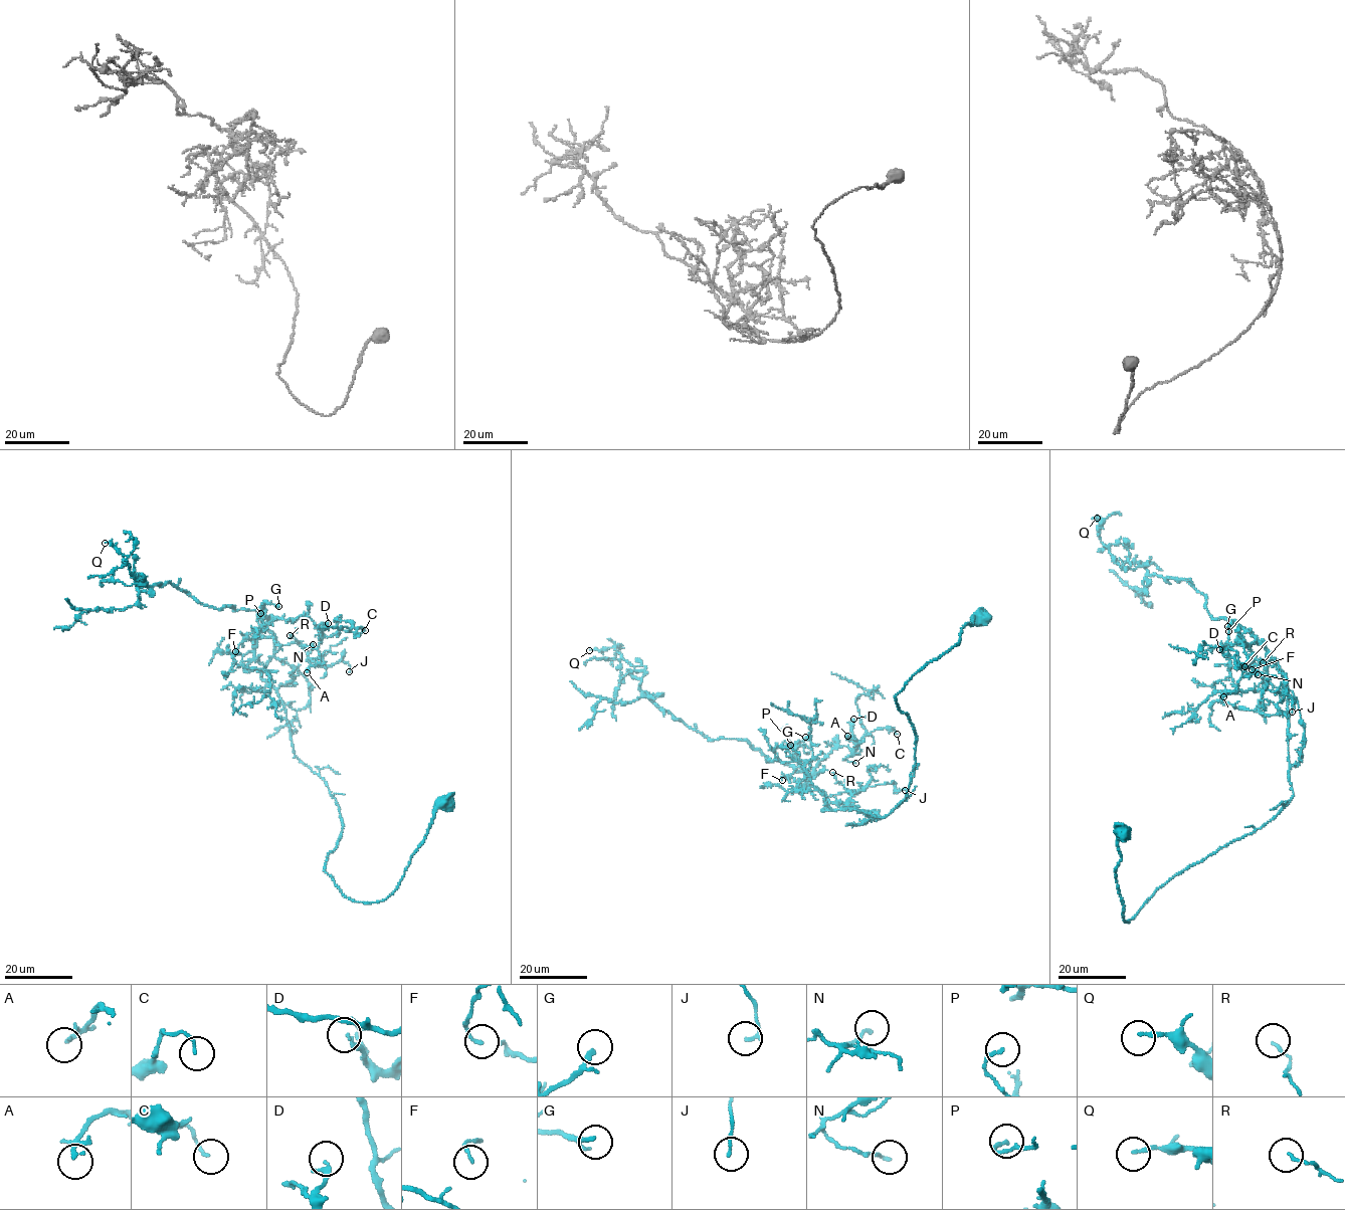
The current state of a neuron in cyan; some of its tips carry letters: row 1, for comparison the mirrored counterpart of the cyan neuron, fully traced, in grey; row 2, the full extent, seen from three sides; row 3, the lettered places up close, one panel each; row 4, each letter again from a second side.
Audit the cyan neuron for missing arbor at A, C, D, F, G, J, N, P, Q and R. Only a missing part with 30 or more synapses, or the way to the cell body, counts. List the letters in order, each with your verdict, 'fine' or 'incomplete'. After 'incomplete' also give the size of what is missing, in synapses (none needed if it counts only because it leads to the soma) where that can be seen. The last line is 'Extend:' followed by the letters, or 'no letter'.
A: fine
C: fine
D: fine
F: fine
G: incomplete; 35 synapses
J: fine
N: fine
P: fine
Q: fine
R: fine
Extend: G

